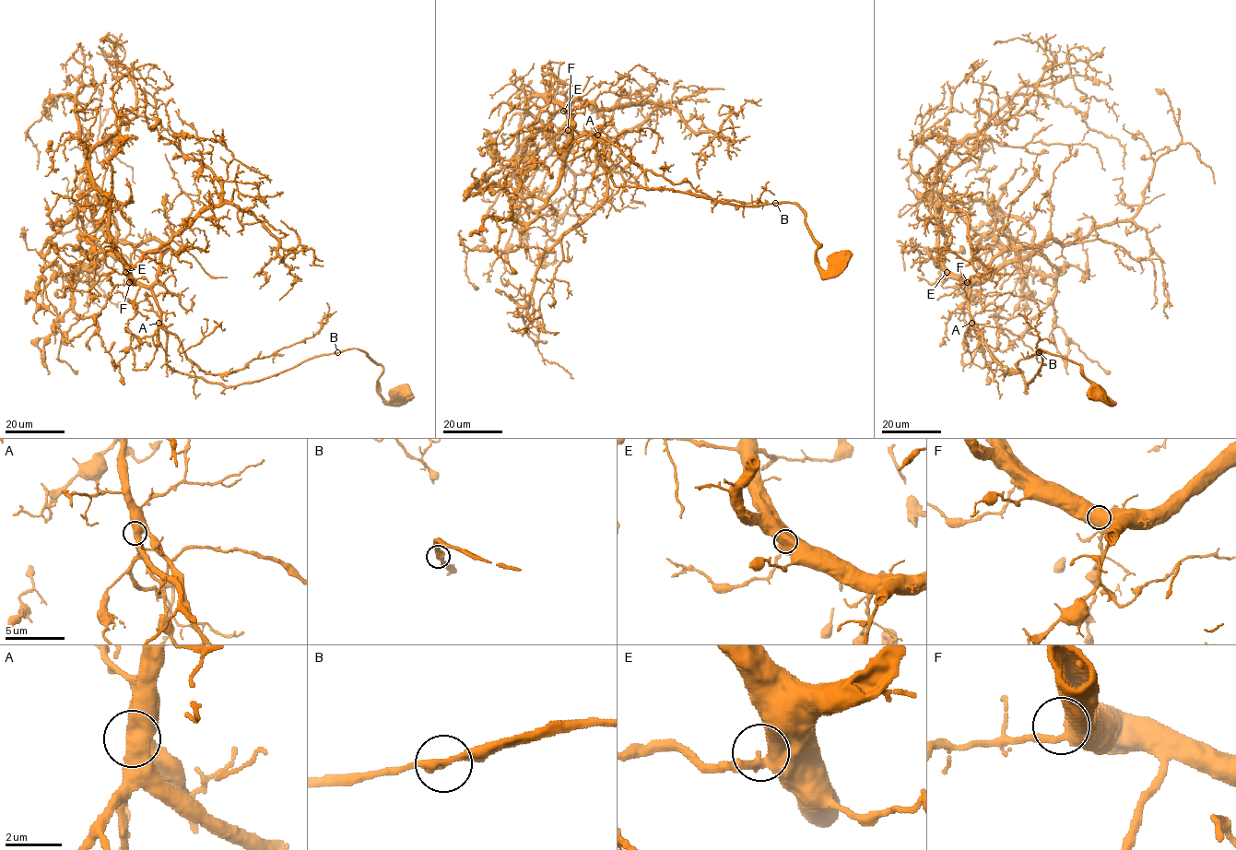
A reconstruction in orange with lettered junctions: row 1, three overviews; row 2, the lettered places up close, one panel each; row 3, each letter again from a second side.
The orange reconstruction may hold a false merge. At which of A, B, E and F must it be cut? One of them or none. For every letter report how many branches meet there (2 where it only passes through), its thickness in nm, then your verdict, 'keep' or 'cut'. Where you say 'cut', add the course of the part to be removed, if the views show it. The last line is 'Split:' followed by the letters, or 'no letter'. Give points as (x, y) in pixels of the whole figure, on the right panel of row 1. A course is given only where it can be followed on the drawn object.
A: 2 branches meet; 600 nm thick; keep
B: 2 branches meet; 240 nm thick; keep
E: 2 branches meet; 360 nm thick; keep
F: 2 branches meet; 500 nm thick; keep
Split: no letter

